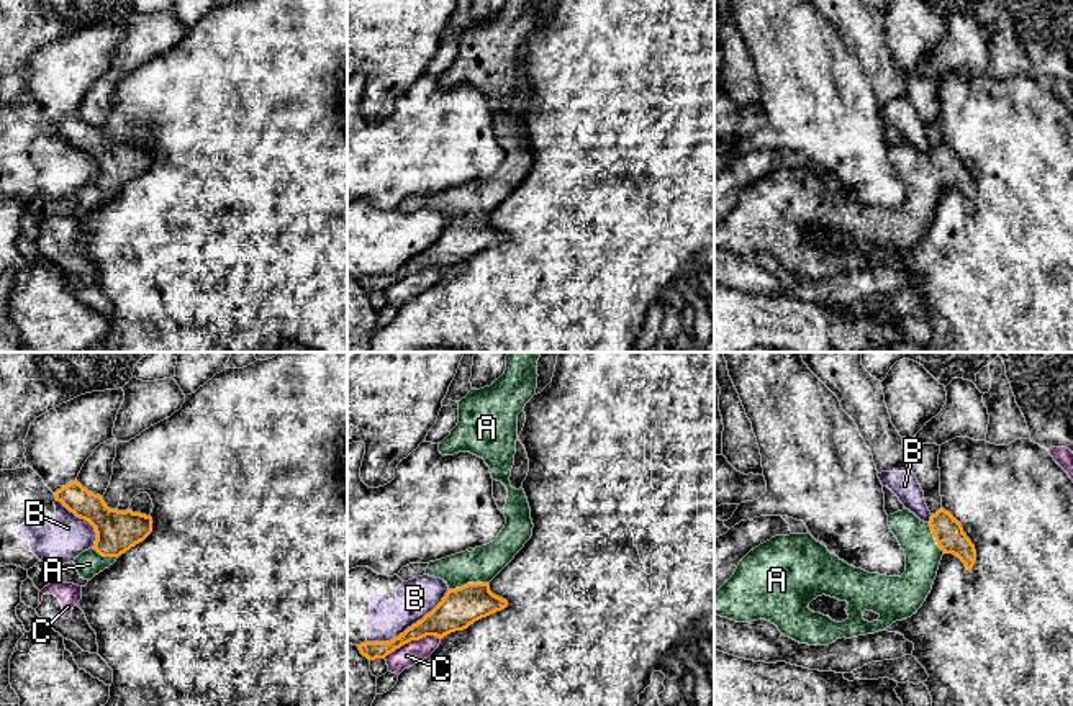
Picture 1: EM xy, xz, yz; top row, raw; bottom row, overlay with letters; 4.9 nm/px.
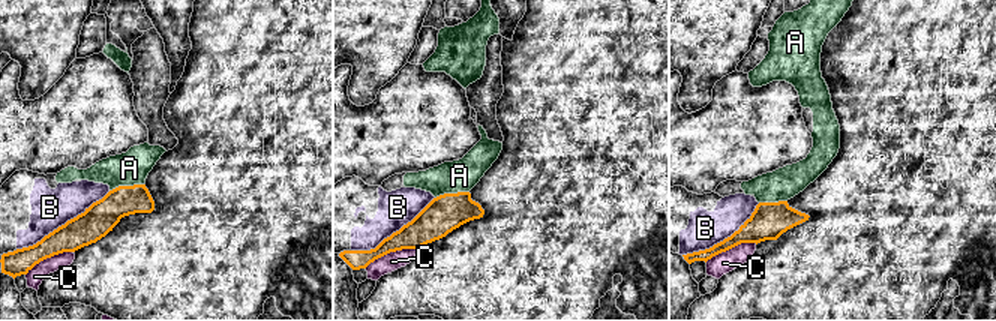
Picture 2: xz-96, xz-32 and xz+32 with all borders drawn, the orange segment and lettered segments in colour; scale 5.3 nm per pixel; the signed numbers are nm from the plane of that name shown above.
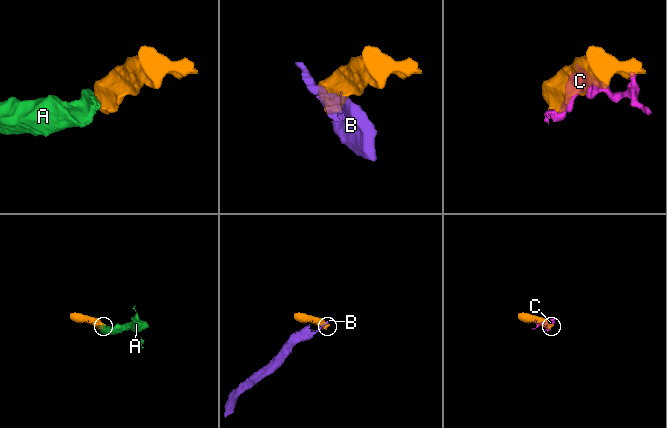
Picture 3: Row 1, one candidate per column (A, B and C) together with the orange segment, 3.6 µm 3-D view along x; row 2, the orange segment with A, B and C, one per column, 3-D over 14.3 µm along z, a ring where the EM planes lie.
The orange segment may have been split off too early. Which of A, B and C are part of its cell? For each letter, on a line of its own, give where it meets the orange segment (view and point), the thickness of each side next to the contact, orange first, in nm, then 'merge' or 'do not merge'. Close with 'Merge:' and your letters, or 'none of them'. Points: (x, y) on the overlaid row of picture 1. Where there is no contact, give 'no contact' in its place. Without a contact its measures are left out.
A: contact xz (467, 583); calibres 190 and 170 nm; merge
B: contact xz (408, 628); calibres 180 and 190 nm; do not merge
C: contact xz (411, 639); calibres 180 and 110 nm; do not merge
Merge: A

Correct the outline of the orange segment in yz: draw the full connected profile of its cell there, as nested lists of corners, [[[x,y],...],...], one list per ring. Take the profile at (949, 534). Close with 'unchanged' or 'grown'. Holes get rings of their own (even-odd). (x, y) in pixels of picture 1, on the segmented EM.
[[[944,508],[932,514],[929,523],[921,521],[909,509],[903,509],[888,516],[888,526],[906,555],[906,572],[901,577],[886,577],[855,568],[840,560],[835,554],[831,554],[827,547],[817,542],[811,534],[775,536],[750,550],[739,562],[734,575],[718,591],[714,591],[714,614],[736,622],[765,619],[775,624],[785,637],[799,644],[829,645],[842,637],[852,639],[875,634],[890,627],[896,621],[903,621],[916,614],[932,590],[944,554],[957,555],[965,563],[967,570],[971,570],[975,565],[975,545],[963,532],[962,524]],[[822,595],[839,601],[847,601],[849,606],[845,611],[849,618],[842,622],[835,622],[829,616],[811,611],[808,608],[809,603]]] | grown

